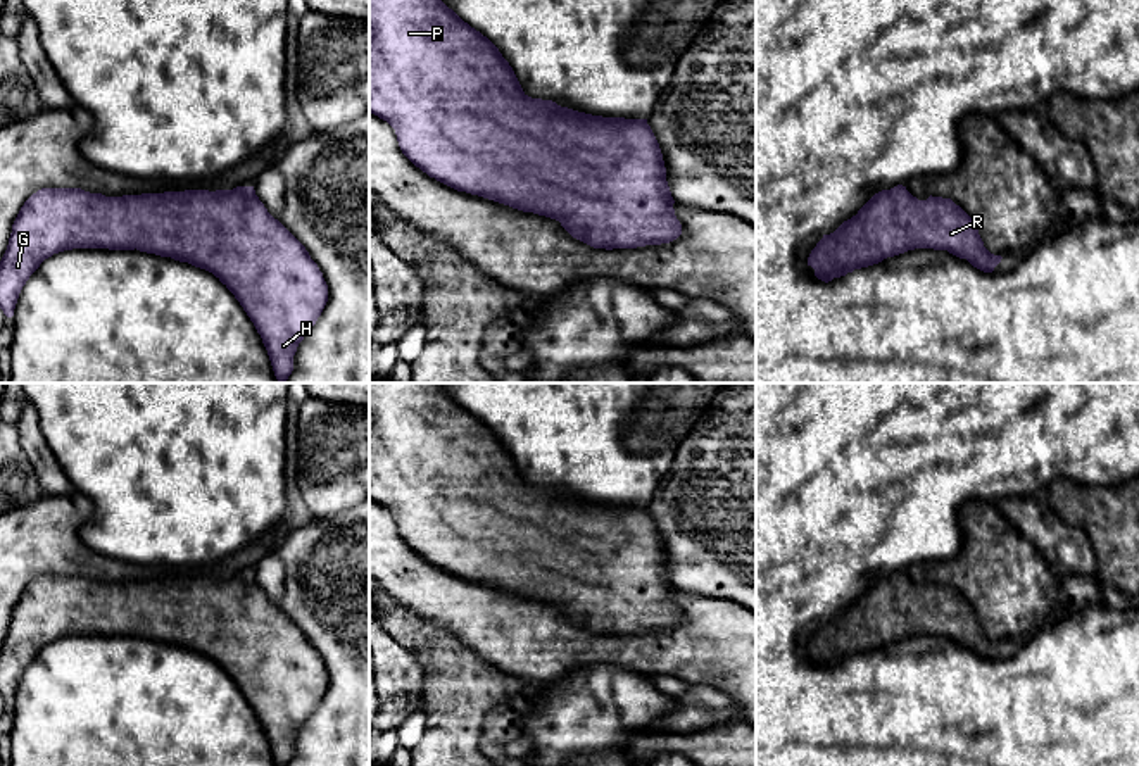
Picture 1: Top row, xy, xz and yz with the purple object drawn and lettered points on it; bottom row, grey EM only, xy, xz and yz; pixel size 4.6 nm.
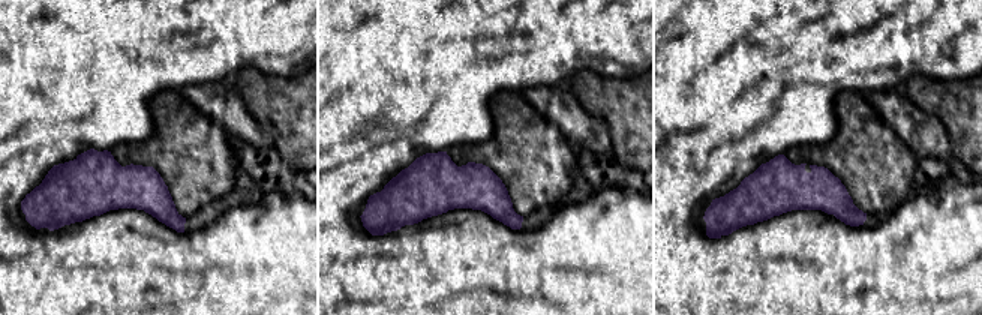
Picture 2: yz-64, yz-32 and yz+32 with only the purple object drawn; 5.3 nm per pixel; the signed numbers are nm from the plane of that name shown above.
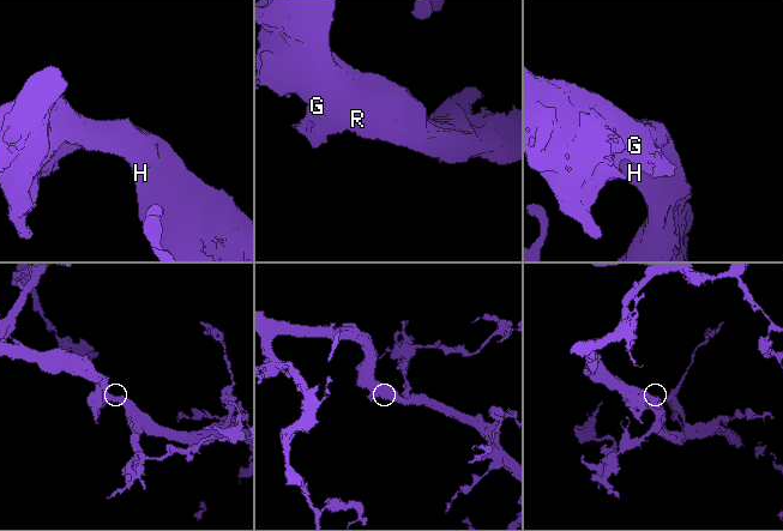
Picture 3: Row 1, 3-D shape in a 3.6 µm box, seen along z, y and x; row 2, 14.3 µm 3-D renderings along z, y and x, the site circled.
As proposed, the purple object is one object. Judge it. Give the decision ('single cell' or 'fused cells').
single cell

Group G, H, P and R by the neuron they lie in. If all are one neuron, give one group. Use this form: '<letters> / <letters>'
G H P R

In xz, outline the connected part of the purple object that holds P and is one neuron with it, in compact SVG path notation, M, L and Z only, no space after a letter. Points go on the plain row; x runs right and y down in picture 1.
M369 383L369 499L395 516L402 540L430 564L556 606L594 635L661 631L682 621L663 540L647 505L592 502L528 483L499 435L440 383Z

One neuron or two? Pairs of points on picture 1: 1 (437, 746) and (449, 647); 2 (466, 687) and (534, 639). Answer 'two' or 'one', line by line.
1: one
2: two

